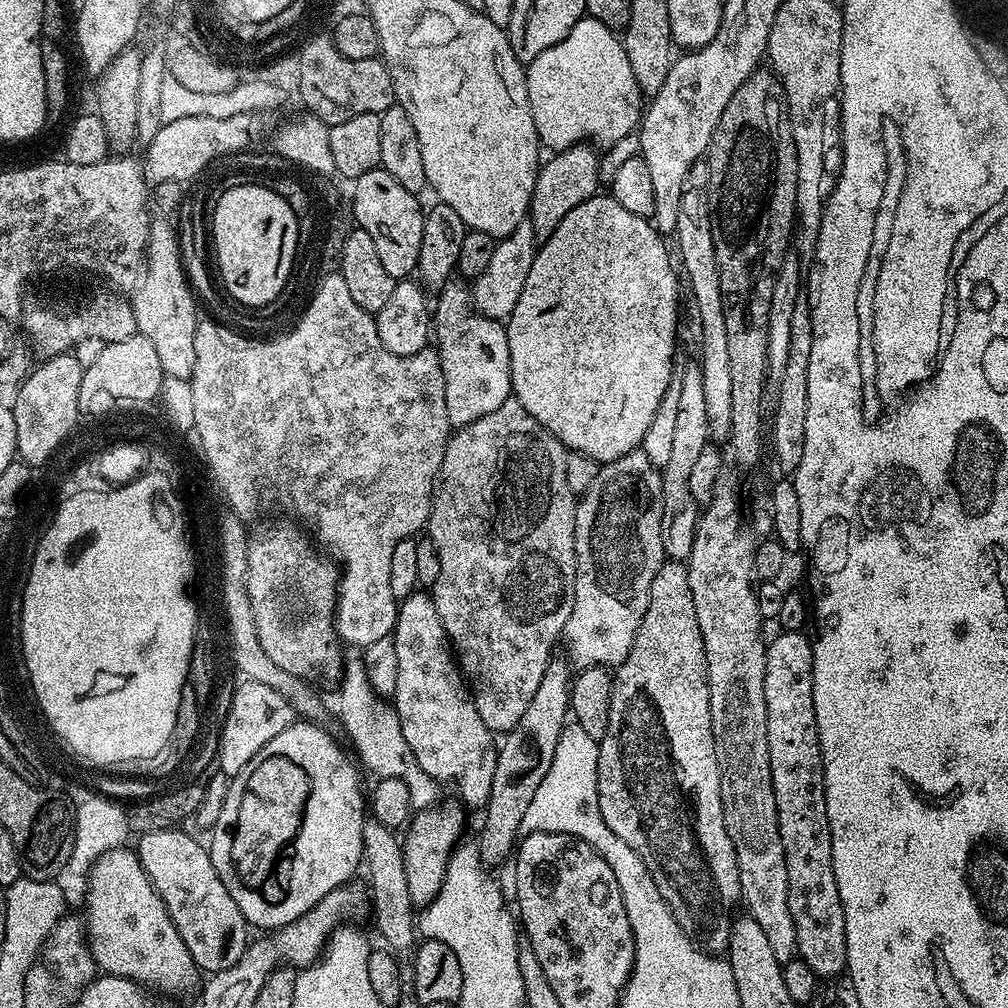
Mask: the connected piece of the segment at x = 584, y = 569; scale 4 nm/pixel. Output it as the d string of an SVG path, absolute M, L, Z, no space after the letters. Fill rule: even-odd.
M643 450L611 460L597 471L594 482L579 497L574 522L576 547L576 581L572 587L574 606L562 633L562 644L568 647L571 667L586 674L586 668L618 666L630 654L638 626L646 614L650 582L666 563L662 550L662 478L660 469L646 458Z

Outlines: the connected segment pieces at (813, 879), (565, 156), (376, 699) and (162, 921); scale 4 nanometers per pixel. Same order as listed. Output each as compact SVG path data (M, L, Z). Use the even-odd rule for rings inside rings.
M781 631L778 638L767 641L764 653L766 654L766 674L764 675L764 697L768 713L766 714L766 742L770 746L770 778L774 786L774 802L778 810L778 834L782 838L782 850L786 858L786 878L788 879L788 909L790 918L794 918L794 930L796 931L796 951L799 959L814 970L817 977L836 976L847 969L846 962L846 918L842 910L842 902L838 894L838 882L834 878L834 862L832 861L832 835L828 825L828 815L826 814L826 794L824 793L824 763L820 753L820 735L816 729L816 719L812 711L814 710L814 658L812 657L812 640L804 637L803 631L786 632Z
M576 144L566 151L553 153L551 159L541 165L528 207L529 220L537 241L542 242L548 238L570 210L597 195L601 181L600 163L599 155L594 151L591 145Z
M347 645L342 652L342 673L340 676L340 690L338 692L338 710L336 712L343 730L346 732L349 740L352 742L363 769L374 773L375 777L400 778L406 783L407 790L410 793L410 802L414 810L420 811L424 808L433 807L438 801L440 792L439 781L430 778L430 774L418 766L417 758L410 751L406 738L402 735L401 722L397 718L395 709L388 705L369 684L369 678L366 676L365 660L363 651L355 645Z
M128 846L109 850L87 869L87 876L88 893L84 900L88 909L82 912L82 919L86 925L88 949L96 959L97 969L149 989L195 989L198 969L194 958L190 950L186 950L182 934L178 934L135 851Z

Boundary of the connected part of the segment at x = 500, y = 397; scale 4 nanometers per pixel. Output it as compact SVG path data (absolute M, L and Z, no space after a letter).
M455 282L445 284L434 300L434 347L440 356L440 365L446 386L446 414L453 429L464 428L470 422L478 422L485 414L498 410L502 402L512 396L512 375L510 374L510 346L508 329L501 321L486 318L476 311L472 304L472 293Z

